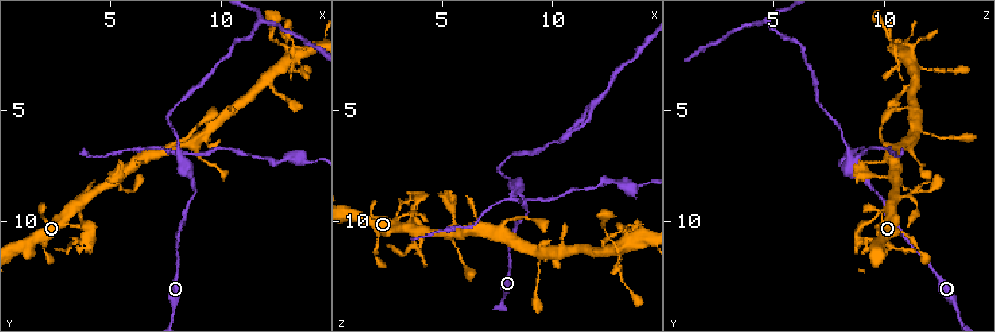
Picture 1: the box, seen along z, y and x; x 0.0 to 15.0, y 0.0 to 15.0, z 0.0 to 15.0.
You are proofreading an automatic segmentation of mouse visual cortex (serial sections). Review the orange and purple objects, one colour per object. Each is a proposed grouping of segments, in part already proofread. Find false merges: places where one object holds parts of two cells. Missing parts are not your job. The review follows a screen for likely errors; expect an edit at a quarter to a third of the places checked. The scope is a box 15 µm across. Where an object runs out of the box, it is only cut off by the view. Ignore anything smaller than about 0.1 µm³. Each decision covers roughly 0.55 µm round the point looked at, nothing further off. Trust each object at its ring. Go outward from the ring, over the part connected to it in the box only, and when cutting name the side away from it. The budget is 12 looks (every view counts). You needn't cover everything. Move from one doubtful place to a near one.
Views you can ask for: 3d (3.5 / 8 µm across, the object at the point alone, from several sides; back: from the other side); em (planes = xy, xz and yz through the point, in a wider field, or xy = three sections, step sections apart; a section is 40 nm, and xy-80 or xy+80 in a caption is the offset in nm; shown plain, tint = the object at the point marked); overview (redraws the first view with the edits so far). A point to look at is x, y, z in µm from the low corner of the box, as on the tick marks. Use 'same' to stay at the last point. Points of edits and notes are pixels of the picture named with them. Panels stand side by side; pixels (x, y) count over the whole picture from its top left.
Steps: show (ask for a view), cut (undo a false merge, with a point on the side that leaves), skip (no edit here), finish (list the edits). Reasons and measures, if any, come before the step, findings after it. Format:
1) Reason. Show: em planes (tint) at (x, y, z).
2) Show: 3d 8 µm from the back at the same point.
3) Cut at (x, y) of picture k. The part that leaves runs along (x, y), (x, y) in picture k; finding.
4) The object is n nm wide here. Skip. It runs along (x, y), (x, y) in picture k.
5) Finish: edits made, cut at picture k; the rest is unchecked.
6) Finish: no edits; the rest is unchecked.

A narrow waist. Show: 3d 3.5 µm at (3.6, 9.9, 9.4).

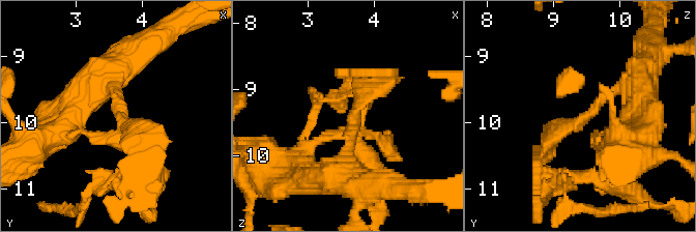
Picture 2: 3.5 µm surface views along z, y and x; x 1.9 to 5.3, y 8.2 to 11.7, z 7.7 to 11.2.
The arms are 250, 250 nm wide; now the EM. Show: em xy step 2 (plain) at (3.65, 9.90, 9.45).

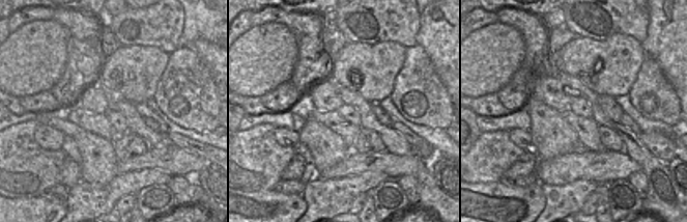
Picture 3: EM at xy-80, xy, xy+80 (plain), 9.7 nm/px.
Show: em xy step 2 (tint) at the same point.

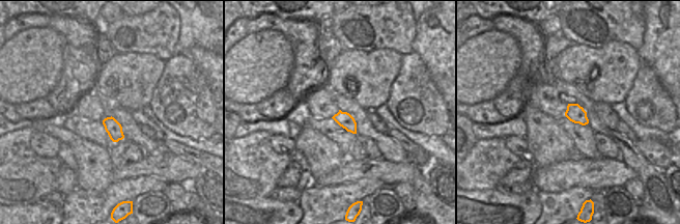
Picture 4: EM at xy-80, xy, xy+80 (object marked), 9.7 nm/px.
The object is 150 nm wide here. Cut at (143, 138) of picture 2. The part that leaves runs along (126, 125), (143, 139), (133, 180) in picture 2; two cells meet here.

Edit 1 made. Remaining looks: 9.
Branch point. Show: 3d 3.5 µm at (8.2, 7.2, 8.5).

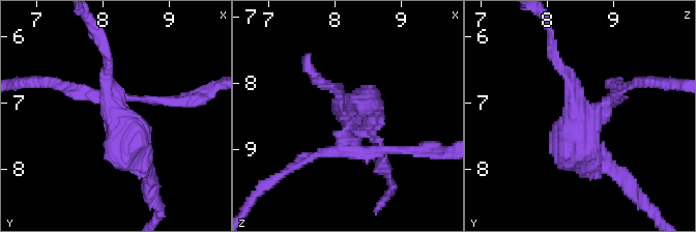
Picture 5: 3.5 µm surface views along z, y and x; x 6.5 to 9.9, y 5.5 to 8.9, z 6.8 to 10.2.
Show: em xy step 5 (plain) at (8.25, 7.20, 8.40).

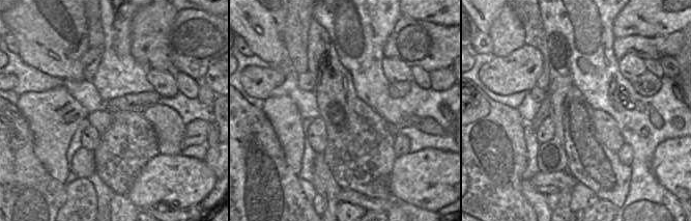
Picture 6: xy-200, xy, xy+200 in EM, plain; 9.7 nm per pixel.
Show: em xy step 5 (tint) at the same point.

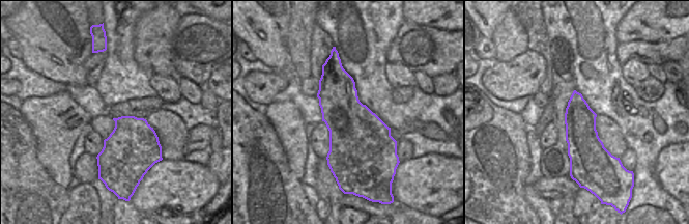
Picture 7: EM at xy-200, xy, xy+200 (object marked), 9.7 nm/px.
The arms are 150, 200, 250 nm wide. Cut at (146, 98) of picture 5. The part that leaves runs along (346, 132), (346, 152), (419, 150) in picture 5; a second cell is stuck on.

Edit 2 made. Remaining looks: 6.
Sharp bend. Show: 3d 3.5 µm at (9.4, 6.0, 11.4).

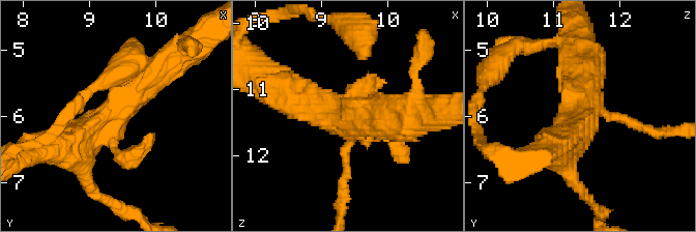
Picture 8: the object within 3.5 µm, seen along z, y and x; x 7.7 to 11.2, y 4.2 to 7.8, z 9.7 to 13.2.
Shape alone is not enough. Show: em xy step 2 (tint) at (9.30, 6.00, 11.40).

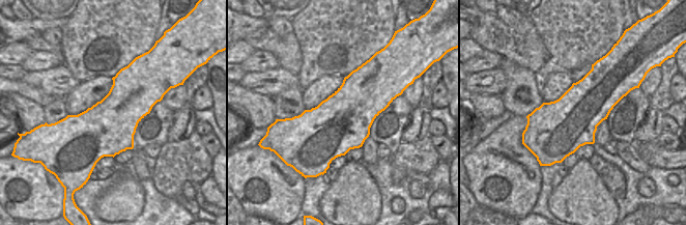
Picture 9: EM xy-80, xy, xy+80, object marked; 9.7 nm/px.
Skip. One cell here.

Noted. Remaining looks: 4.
Branch point. Show: 3d 8 µm at (13.1, 2.3, 11.2).

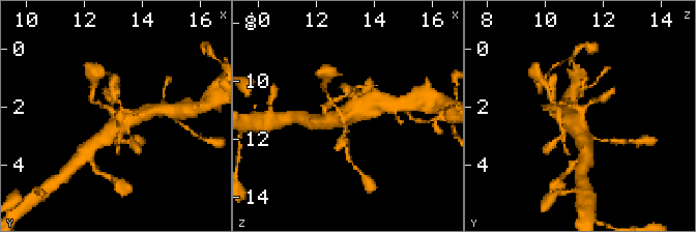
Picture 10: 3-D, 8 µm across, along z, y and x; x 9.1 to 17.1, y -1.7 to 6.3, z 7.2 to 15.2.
Need the tissue. Show: em planes (tint) at (13.1, 2.3, 11.2).

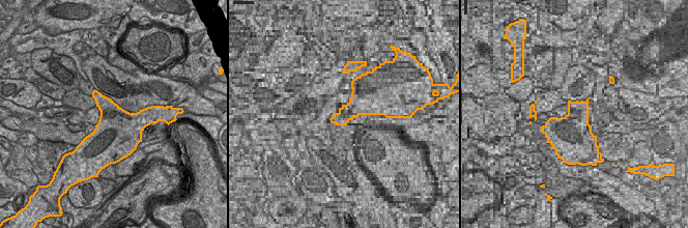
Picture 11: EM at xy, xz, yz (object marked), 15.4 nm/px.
Skip. Continuous, no second cell.

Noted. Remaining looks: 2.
Show: 3d 3.5 µm from the back at (11.7, 1.0, 4.8).

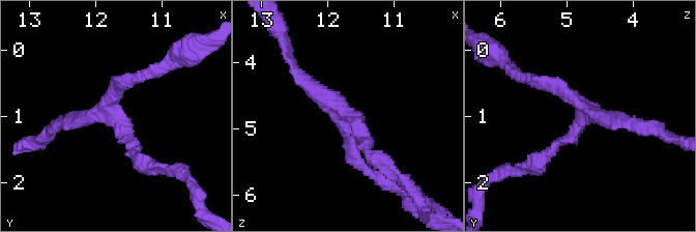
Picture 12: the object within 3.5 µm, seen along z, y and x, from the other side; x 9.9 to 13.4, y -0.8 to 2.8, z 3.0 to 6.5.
3 arms meet here; the arms are 150, 200, 200 nm wide. Show: em xy step 2 (tint) at (11.75, 1.05, 4.75).

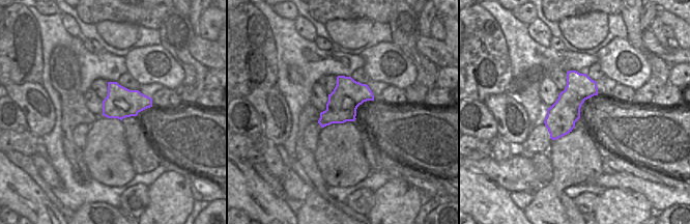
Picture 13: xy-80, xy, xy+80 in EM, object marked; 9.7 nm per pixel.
Skip. It runs along (368, 154), (354, 117), (294, 64) in picture 12; continuous, no second cell.

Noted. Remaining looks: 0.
Finish: edits made, cut at picture 2, cut at picture 5; the rest is unchecked.

